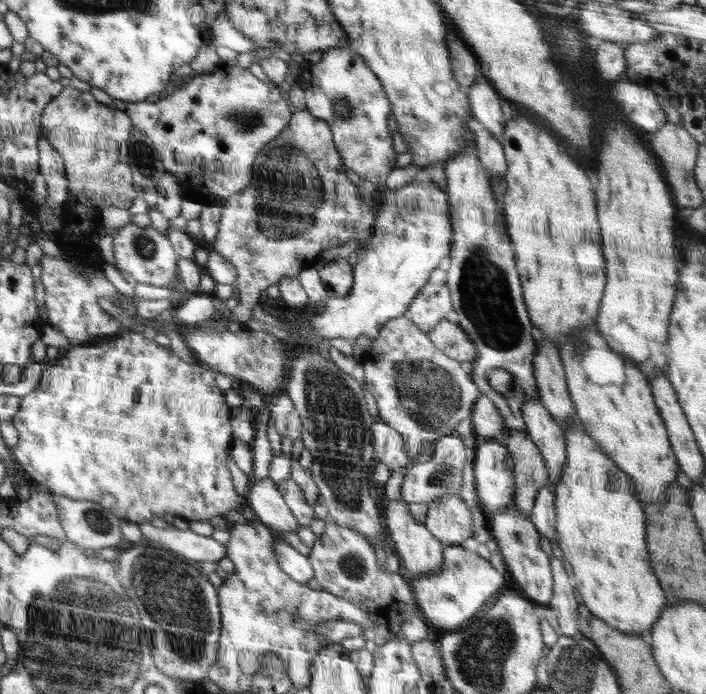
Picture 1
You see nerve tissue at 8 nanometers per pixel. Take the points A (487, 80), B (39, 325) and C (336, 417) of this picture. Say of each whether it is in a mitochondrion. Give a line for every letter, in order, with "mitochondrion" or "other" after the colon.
A: other
B: other
C: mitochondrion

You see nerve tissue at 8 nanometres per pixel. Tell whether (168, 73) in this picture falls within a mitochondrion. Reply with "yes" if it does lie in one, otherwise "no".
no

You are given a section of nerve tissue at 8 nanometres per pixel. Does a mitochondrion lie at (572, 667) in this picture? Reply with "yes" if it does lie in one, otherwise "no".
yes

